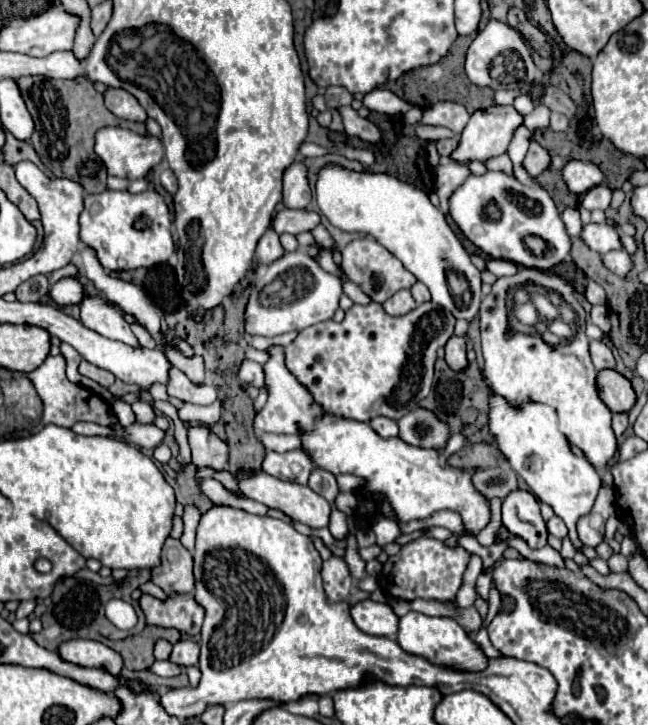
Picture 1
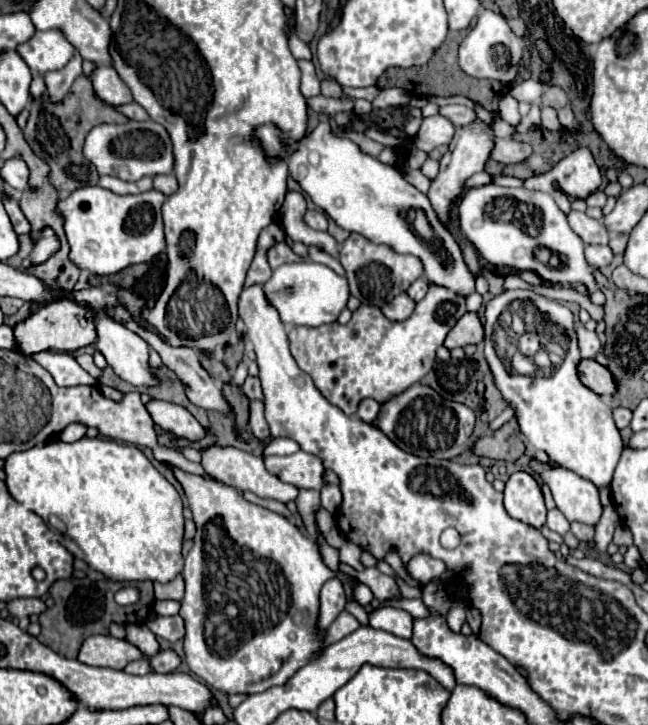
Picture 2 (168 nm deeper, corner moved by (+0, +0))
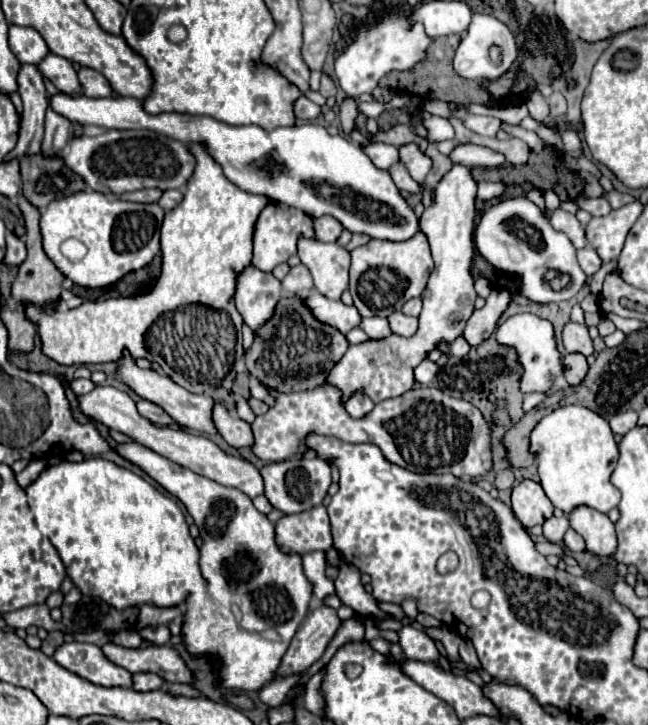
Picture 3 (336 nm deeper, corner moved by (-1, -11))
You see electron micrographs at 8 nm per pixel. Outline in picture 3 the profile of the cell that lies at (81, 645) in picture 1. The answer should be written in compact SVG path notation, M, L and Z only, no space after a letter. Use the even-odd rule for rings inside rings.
M109 642L103 646L103 654L111 662L129 670L131 674L153 672L153 674L159 674L167 682L185 682L185 684L195 682L193 670L189 670L181 654L167 644L131 650L131 648L123 648Z

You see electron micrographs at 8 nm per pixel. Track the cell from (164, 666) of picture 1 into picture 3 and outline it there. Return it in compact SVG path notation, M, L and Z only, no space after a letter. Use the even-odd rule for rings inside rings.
M65 642L53 652L53 660L69 672L97 686L131 686L131 674L101 654L95 644Z

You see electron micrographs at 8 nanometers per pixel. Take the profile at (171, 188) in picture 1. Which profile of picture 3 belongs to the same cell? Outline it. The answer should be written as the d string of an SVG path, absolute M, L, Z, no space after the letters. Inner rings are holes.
M167 190L167 192L163 192L163 196L161 196L161 200L159 200L159 206L161 206L165 212L169 212L169 210L173 210L181 200L183 200L183 192L181 192L181 190Z

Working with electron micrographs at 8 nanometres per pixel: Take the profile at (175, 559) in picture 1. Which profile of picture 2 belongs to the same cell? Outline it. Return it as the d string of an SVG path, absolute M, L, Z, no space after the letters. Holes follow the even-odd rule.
M178 575L176 579L172 579L170 583L154 583L154 591L156 591L156 599L176 599L182 601L184 597L184 577Z

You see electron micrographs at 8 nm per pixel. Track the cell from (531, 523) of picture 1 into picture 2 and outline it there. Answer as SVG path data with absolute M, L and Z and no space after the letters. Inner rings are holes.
M526 471L510 475L510 479L506 481L504 507L510 517L524 521L526 525L532 525L536 529L546 525L546 507L542 491L536 479Z

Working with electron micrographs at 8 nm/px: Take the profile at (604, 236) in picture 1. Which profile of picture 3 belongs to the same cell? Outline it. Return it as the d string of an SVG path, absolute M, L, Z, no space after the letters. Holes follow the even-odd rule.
M557 208L557 210L549 212L549 222L551 222L553 228L557 228L559 232L565 232L575 248L585 248L585 246L587 246L585 230L583 230L583 226L579 224L579 220L577 220L573 214Z

